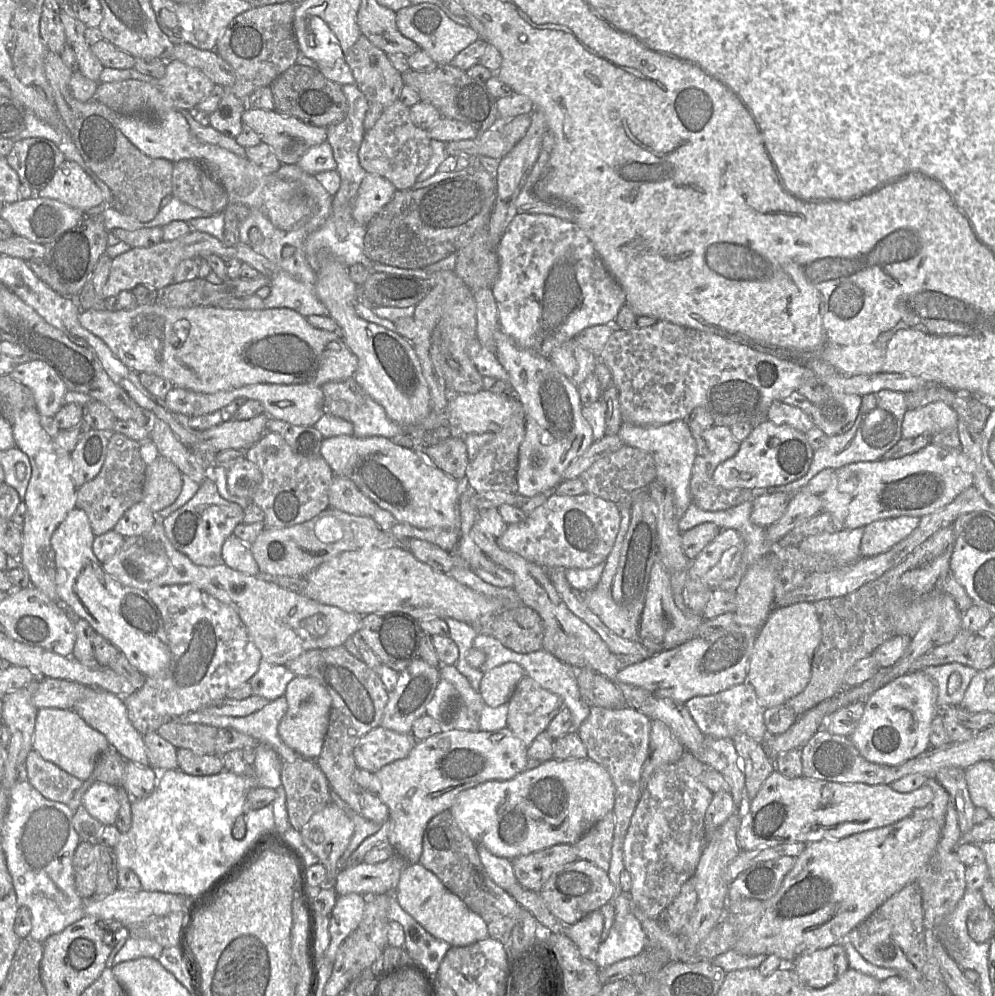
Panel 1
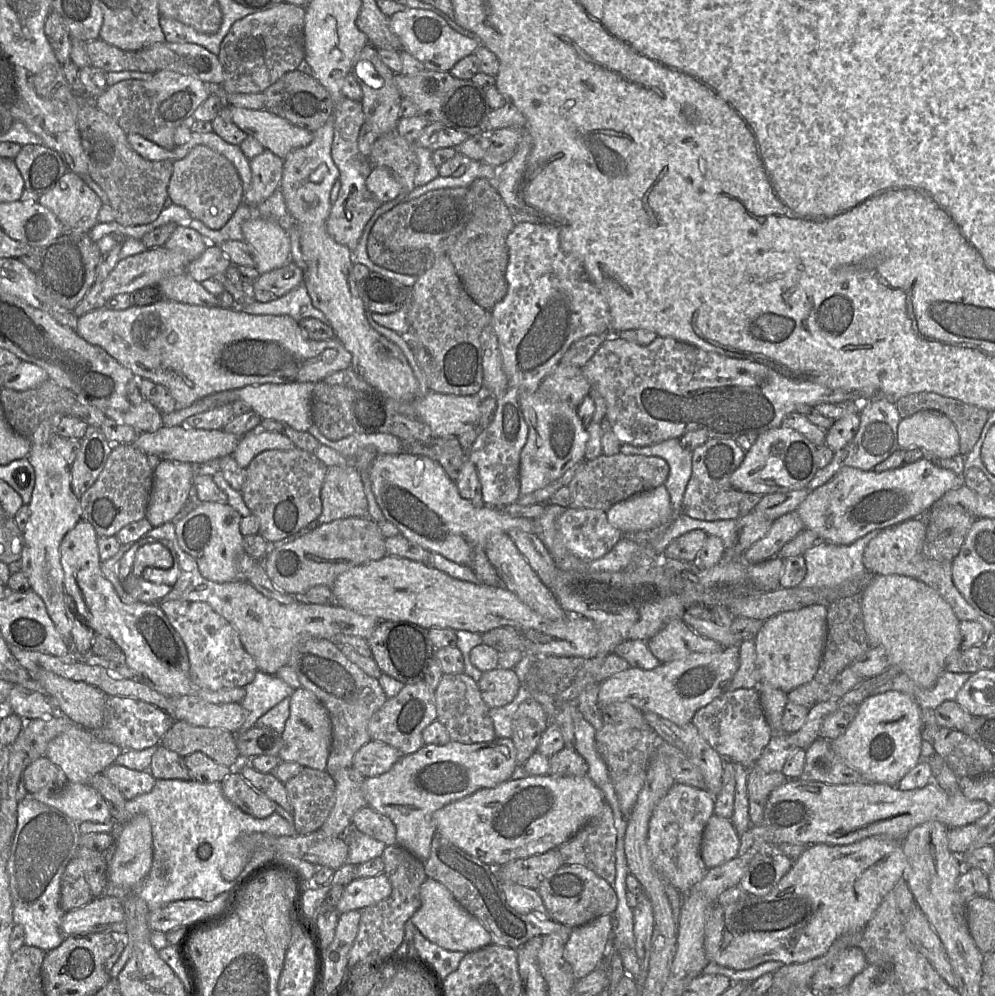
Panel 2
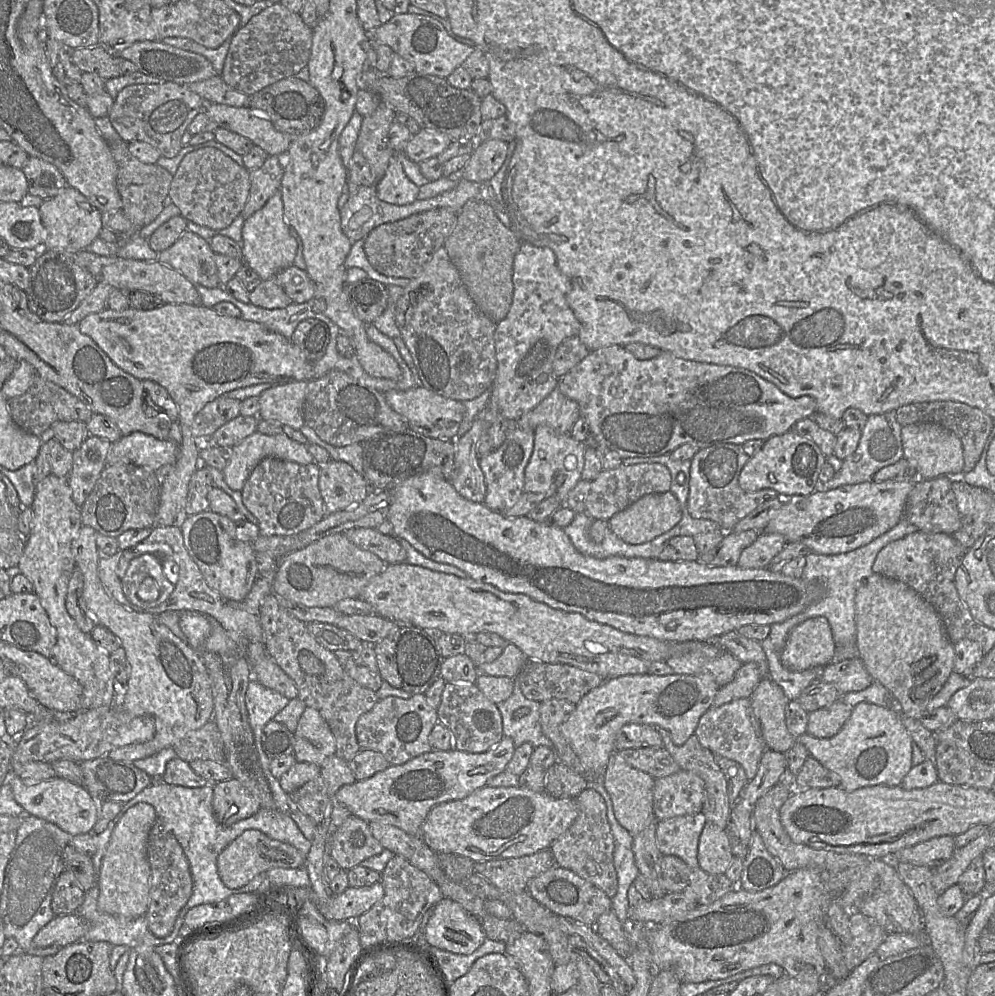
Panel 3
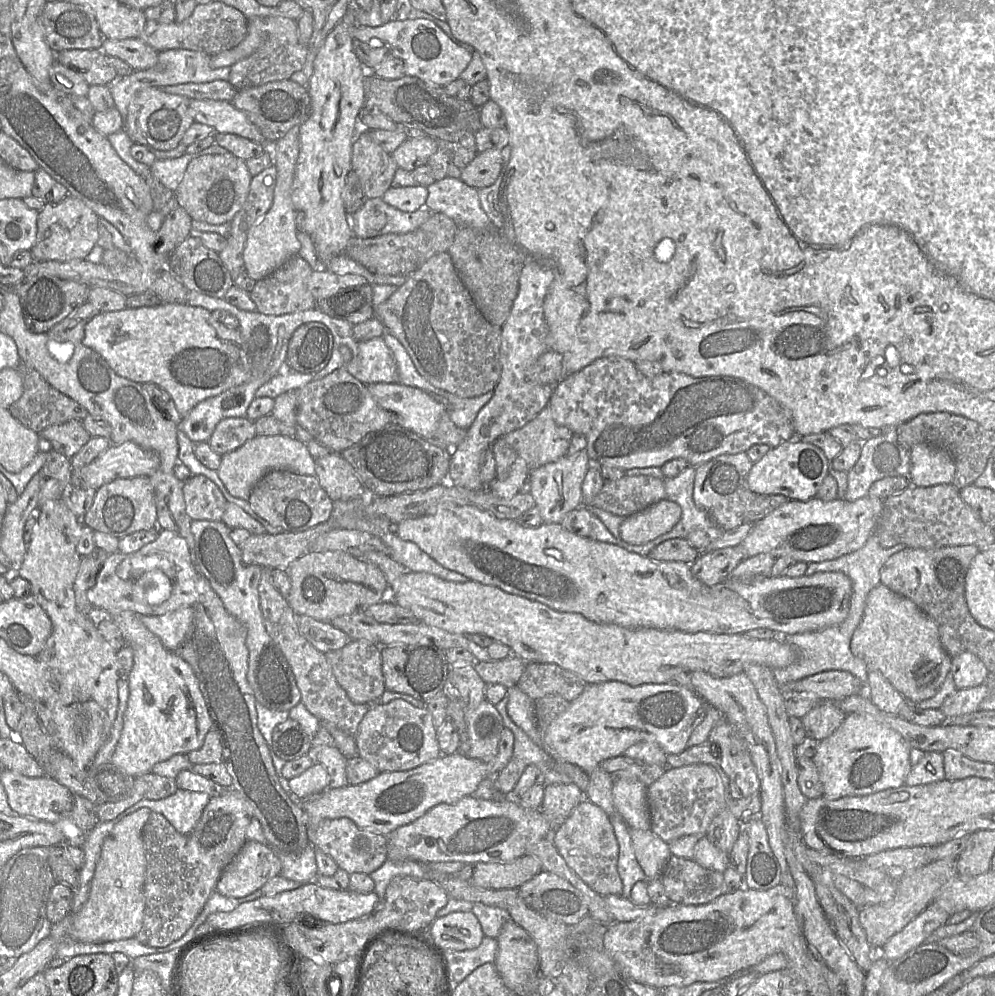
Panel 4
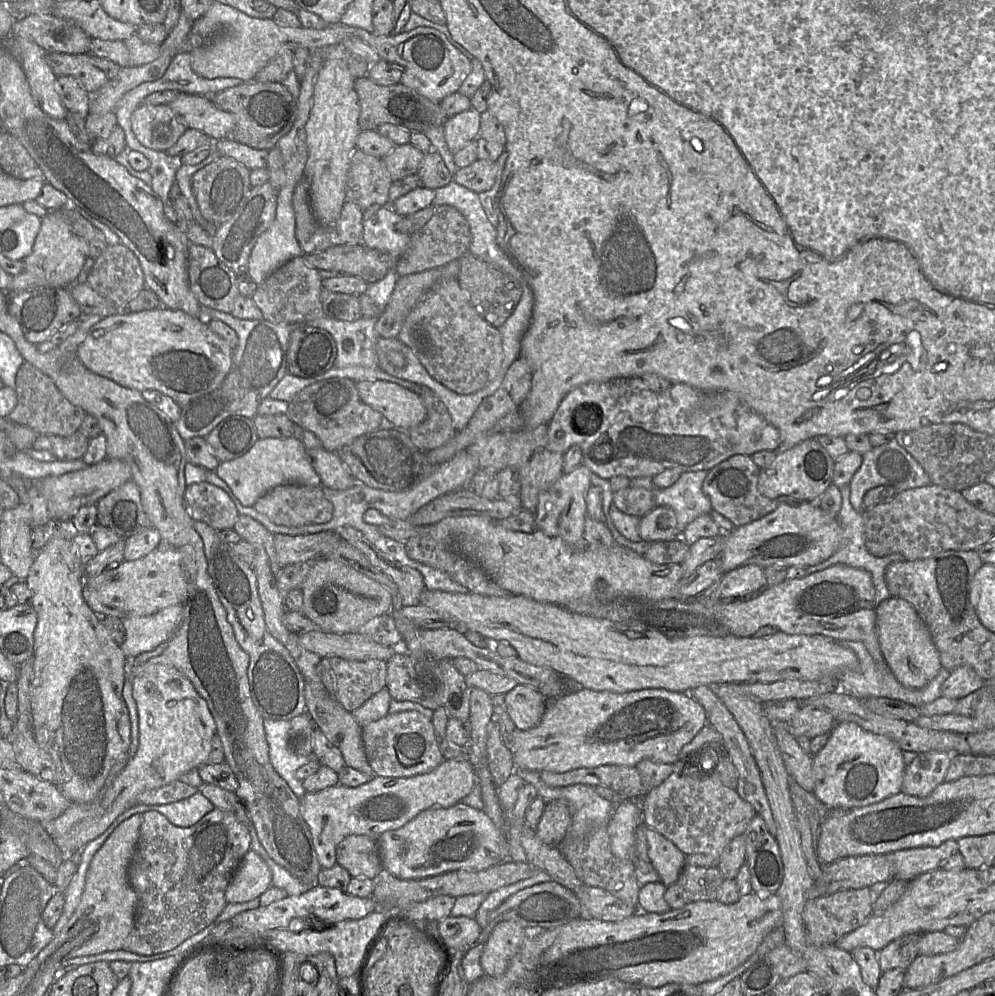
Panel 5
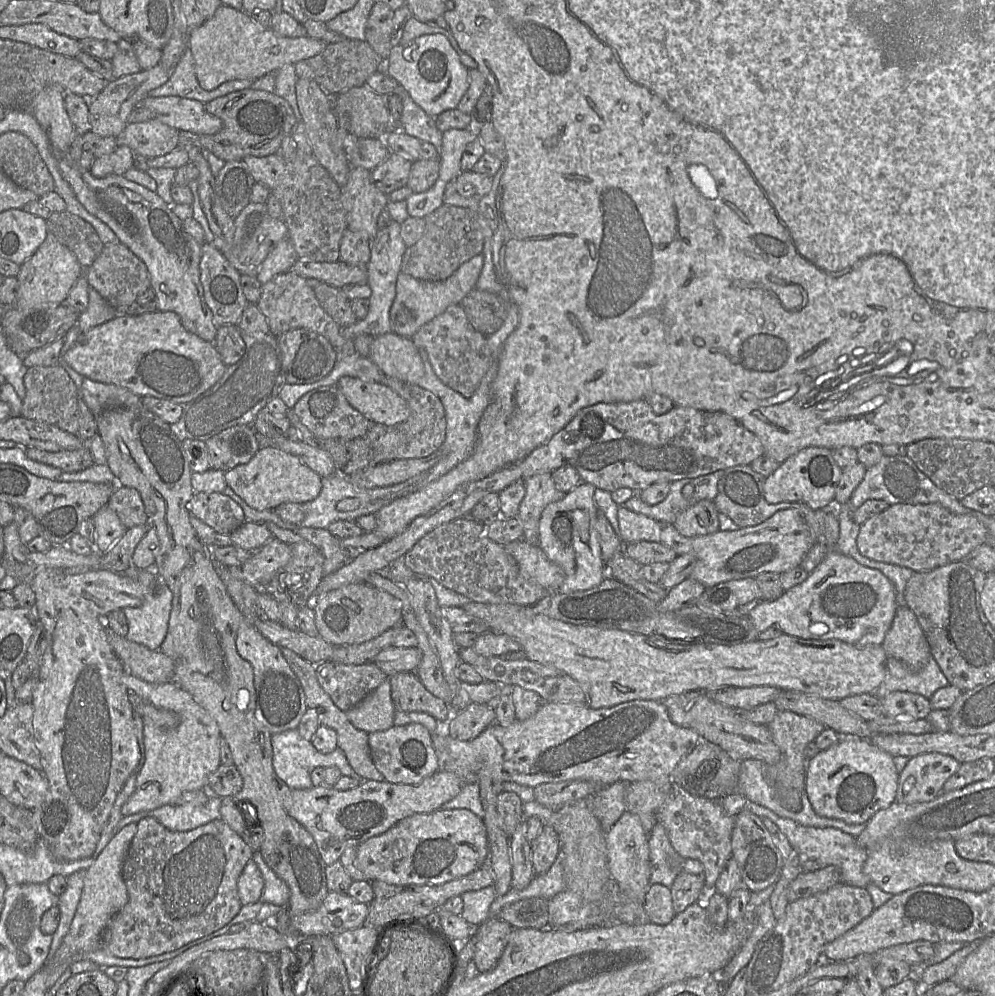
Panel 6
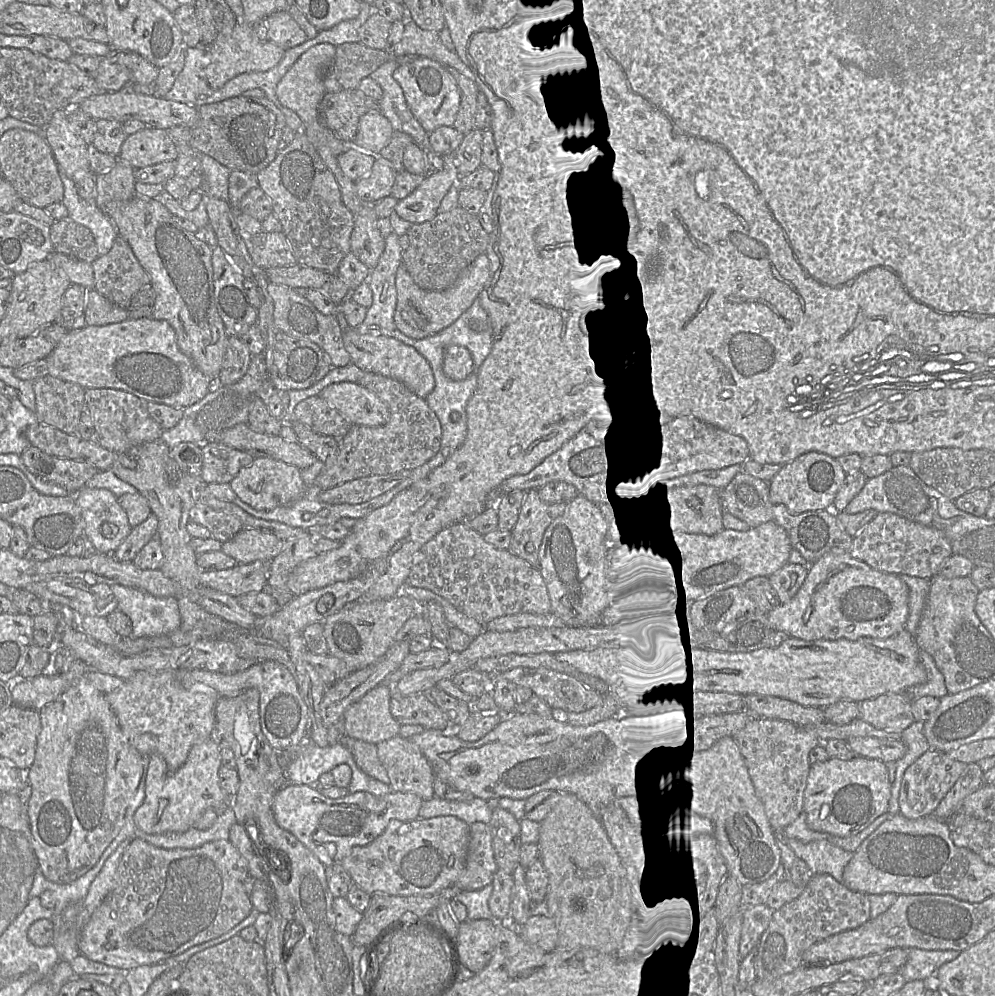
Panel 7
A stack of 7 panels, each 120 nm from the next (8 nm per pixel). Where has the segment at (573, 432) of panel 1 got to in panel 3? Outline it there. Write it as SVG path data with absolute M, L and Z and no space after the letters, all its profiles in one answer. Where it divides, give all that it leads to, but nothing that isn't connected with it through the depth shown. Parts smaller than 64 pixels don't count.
M546 425L536 427L533 452L524 473L524 492L543 493L547 497L555 496L564 505L569 492L581 479L589 443L577 441L571 434L557 433Z

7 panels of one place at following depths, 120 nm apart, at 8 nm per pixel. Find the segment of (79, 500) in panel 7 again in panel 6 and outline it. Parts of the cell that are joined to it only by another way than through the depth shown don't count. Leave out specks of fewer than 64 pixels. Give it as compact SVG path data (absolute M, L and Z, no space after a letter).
M107 505L100 508L92 520L95 527L94 548L98 553L108 551L127 530L118 515Z

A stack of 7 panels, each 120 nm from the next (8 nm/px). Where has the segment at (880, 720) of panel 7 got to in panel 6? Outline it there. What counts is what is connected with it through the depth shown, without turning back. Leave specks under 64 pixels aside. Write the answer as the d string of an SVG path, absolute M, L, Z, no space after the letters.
M895 691L881 700L883 715L903 719L923 719L933 710L929 699L915 693Z

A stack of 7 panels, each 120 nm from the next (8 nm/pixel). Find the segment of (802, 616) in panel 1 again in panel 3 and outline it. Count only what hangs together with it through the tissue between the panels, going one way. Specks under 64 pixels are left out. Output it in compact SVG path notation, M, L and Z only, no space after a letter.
M823 616L806 619L790 632L780 653L782 664L803 671L831 663L835 643L828 620Z

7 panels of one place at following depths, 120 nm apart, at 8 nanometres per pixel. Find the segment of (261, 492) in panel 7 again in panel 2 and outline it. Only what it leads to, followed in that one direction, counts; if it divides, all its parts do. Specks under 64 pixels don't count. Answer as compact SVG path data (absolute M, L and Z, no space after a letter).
M259 428L241 437L232 456L239 467L246 469L252 459L263 451L291 450L295 447L287 436Z

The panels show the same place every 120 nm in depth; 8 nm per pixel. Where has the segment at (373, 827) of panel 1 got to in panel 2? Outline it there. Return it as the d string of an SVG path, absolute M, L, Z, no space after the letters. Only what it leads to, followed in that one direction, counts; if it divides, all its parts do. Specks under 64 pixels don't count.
M353 822L352 827L344 835L344 839L348 845L348 855L346 862L353 865L359 865L371 859L381 857L386 847L386 845L383 842L375 840L374 838L371 838L370 836L355 829L353 826Z

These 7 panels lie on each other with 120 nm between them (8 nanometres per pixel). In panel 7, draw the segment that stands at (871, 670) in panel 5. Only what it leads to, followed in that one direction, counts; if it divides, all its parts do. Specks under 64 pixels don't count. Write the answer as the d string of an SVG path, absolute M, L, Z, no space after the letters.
M920 650L919 660L927 672L926 681L922 684L908 688L901 694L906 695L912 701L923 696L933 696L939 699L946 696L948 692L944 675L937 668L932 656L925 651Z

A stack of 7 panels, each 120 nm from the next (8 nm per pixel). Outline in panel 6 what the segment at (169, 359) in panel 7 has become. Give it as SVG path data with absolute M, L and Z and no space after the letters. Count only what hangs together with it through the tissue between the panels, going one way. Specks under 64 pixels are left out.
M158 310L138 316L118 314L114 319L81 333L63 360L84 378L126 388L140 397L153 396L180 405L210 389L227 369L214 343L188 332L175 312Z

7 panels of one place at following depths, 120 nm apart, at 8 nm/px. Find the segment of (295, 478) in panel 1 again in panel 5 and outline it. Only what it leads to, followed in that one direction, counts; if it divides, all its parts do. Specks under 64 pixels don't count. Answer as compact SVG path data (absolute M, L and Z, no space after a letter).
M299 484L279 485L260 497L254 508L266 515L273 523L287 527L300 527L309 524L323 524L333 517L334 507L323 492L323 486Z

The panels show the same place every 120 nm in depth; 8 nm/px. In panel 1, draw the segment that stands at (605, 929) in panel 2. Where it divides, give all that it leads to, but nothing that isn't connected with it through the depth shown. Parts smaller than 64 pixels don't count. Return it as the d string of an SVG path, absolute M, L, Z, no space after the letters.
M595 910L587 914L585 917L583 917L581 920L574 923L573 925L565 926L563 932L552 932L552 933L564 933L575 943L575 945L578 947L583 957L594 961L594 957L600 945L600 936L603 930L603 925L604 925L604 917L602 913L600 912L600 910Z

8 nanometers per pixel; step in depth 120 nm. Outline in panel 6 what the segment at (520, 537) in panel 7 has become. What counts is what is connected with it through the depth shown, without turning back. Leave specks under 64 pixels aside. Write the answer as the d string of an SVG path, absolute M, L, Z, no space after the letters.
M552 473L535 474L522 481L525 496L520 503L518 519L523 527L523 537L531 545L539 545L539 520L545 507L561 500L566 493L555 486Z

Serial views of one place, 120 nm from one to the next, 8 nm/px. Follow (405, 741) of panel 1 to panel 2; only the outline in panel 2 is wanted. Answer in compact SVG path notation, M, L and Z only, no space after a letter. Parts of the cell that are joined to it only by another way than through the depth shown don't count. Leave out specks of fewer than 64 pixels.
M370 740L355 753L352 767L365 778L375 777L387 772L402 756L396 748Z

